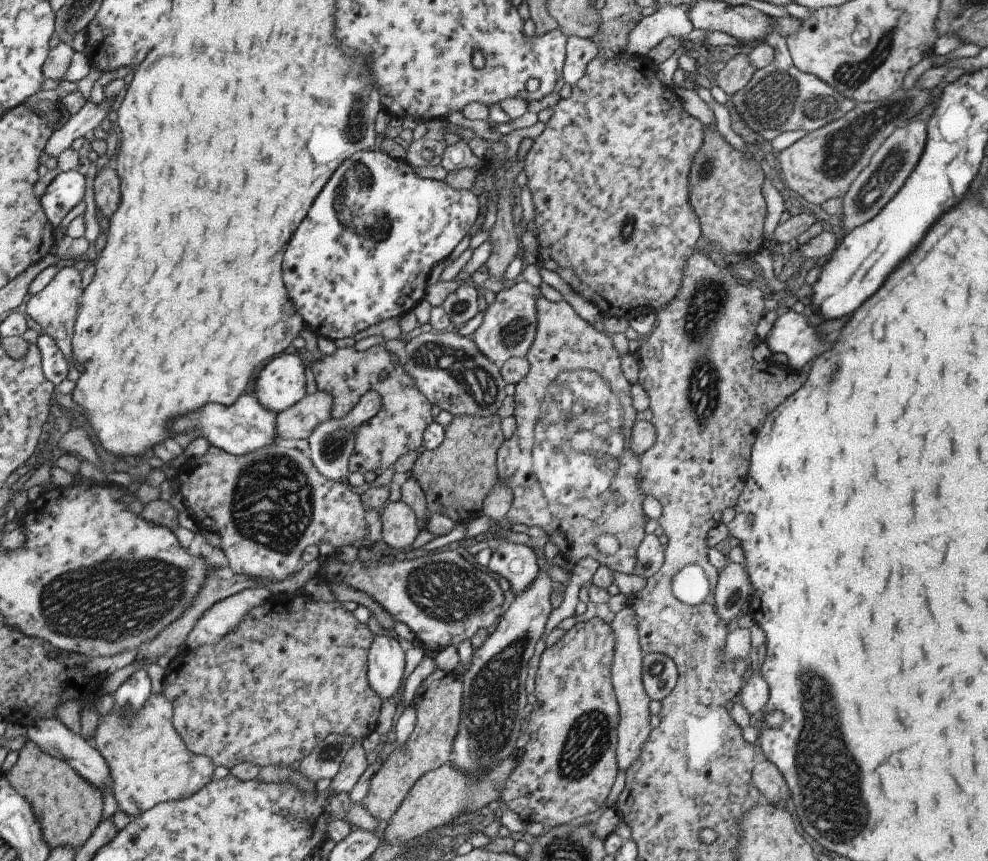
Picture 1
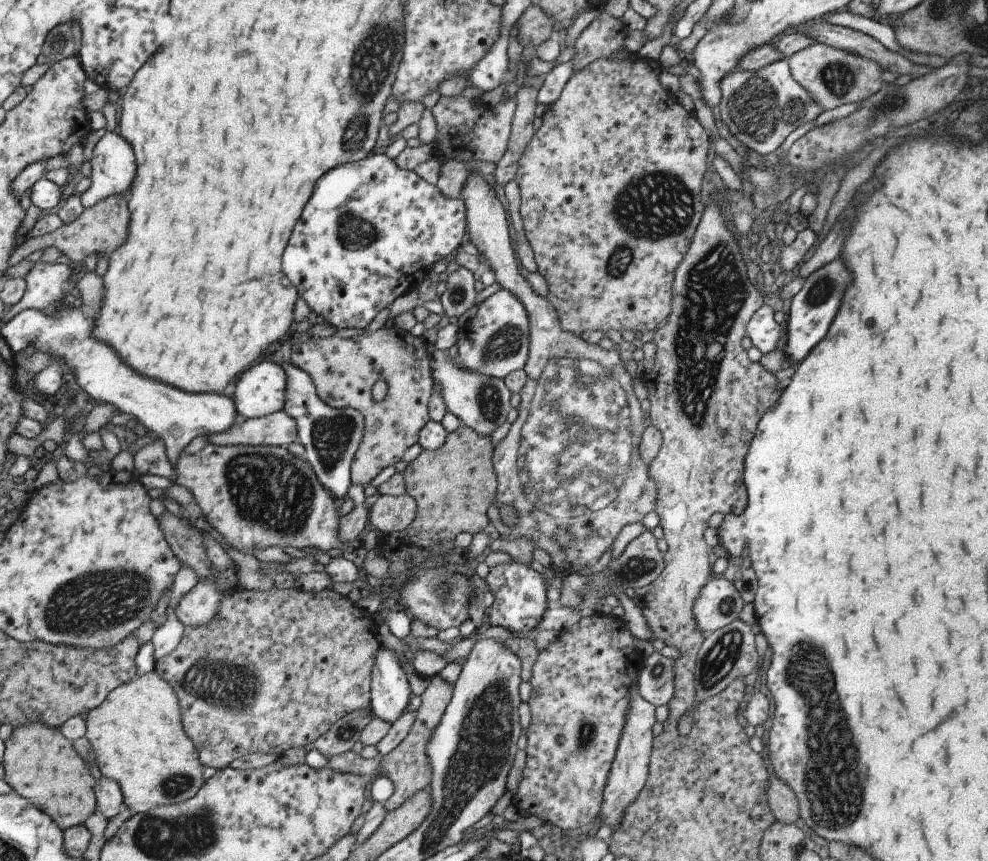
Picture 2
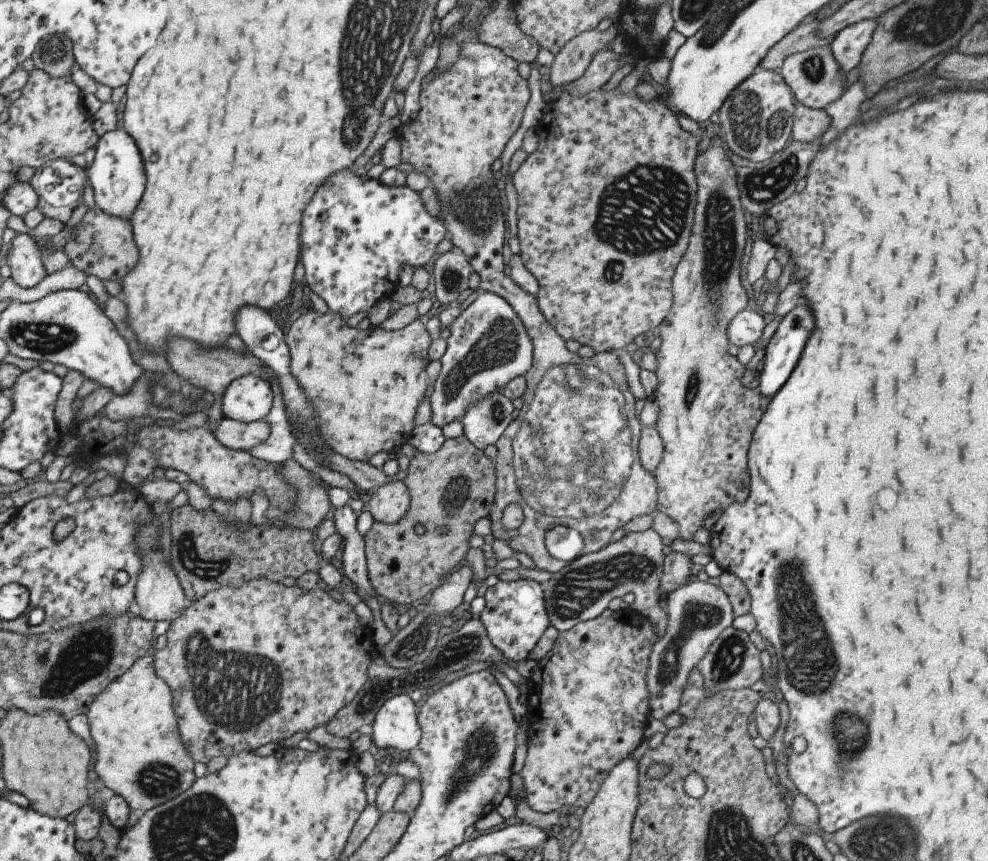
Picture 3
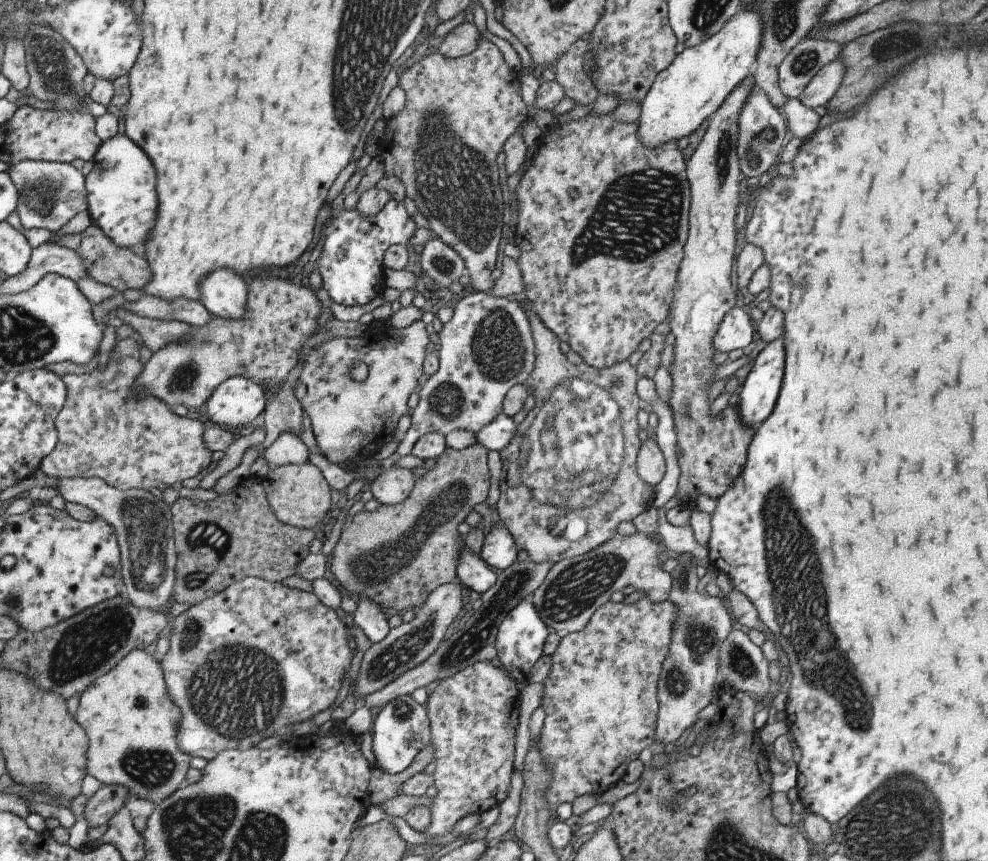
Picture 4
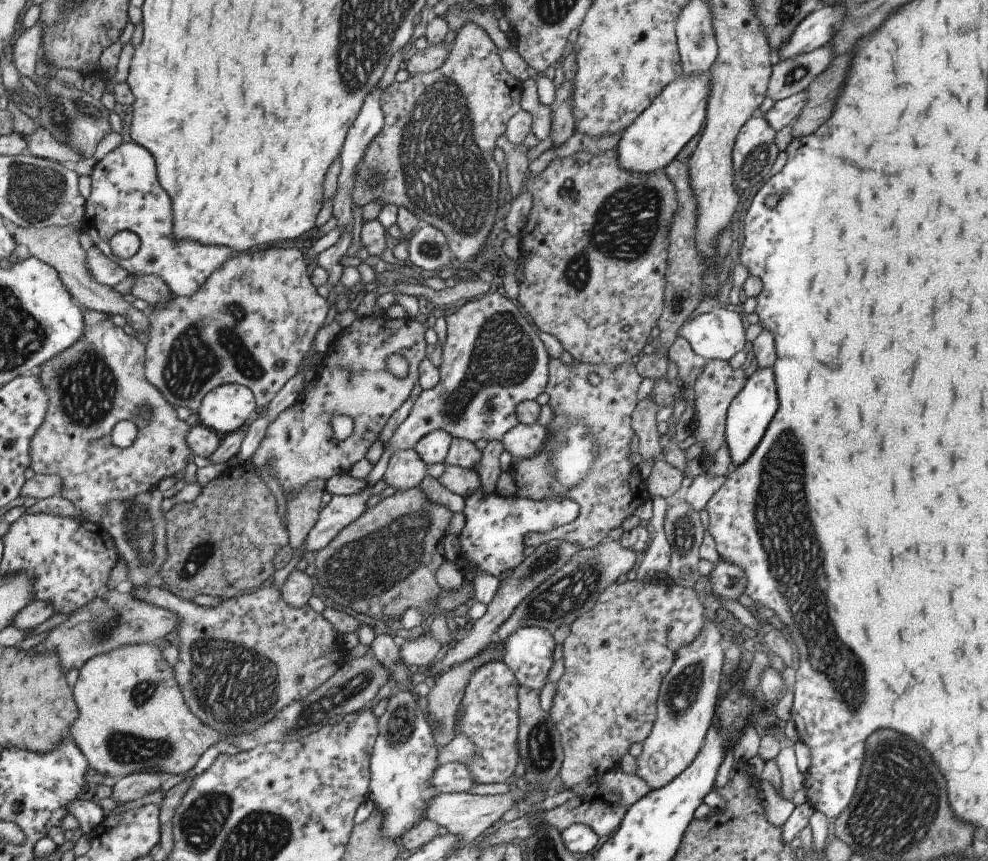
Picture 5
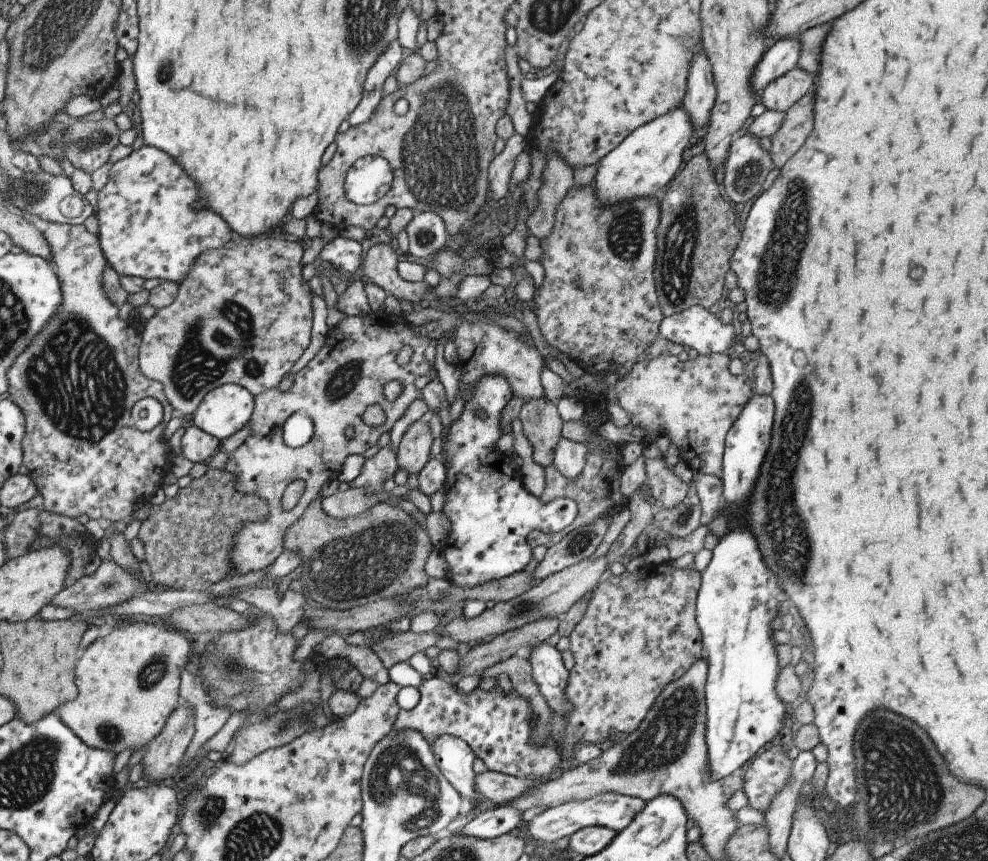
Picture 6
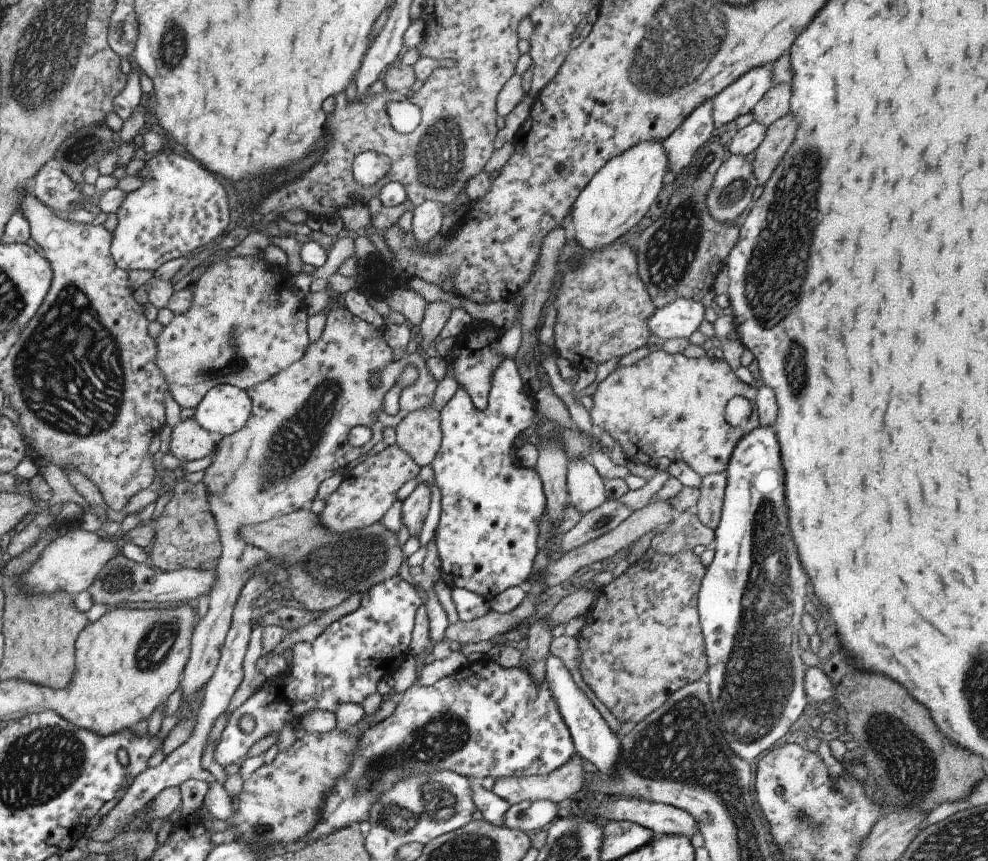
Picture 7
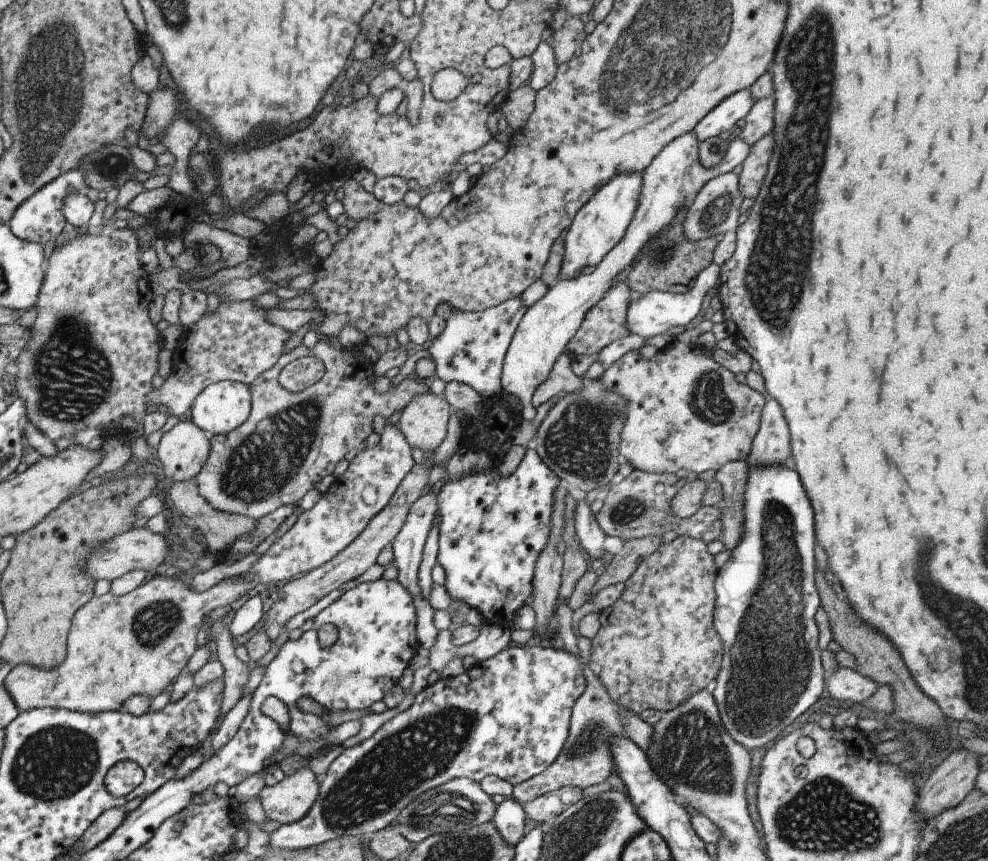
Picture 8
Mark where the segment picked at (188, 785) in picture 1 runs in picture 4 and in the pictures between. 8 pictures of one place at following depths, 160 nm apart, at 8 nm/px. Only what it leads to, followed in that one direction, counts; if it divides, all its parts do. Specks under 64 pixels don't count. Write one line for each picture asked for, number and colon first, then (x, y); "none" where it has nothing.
2: (136, 734)
3: (138, 755)
4: (130, 722)

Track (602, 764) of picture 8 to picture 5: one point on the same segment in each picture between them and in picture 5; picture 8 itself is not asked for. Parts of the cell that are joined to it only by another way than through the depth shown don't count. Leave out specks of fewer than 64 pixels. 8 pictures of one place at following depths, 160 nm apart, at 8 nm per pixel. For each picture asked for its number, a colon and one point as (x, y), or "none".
5: (453, 777)
6: (496, 787)
7: (569, 778)

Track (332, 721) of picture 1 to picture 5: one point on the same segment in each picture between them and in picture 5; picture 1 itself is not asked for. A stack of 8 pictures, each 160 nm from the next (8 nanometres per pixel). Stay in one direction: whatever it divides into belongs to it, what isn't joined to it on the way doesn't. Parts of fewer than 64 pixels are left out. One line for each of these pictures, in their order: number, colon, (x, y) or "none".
2: (270, 670)
3: (248, 666)
4: (243, 664)
5: (239, 663)

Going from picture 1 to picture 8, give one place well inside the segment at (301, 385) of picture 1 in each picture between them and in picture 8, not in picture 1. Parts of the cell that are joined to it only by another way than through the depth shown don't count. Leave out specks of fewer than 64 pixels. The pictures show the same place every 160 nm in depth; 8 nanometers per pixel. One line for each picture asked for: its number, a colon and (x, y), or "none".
2: (259, 390)
3: (248, 398)
4: (235, 401)
5: (226, 408)
6: (223, 411)
7: (224, 408)
8: (220, 407)

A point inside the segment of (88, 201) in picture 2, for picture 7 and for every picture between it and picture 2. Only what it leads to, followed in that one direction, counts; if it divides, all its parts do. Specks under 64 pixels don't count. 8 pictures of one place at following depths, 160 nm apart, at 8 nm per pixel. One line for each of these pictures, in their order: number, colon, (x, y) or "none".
3: (116, 176)
4: (120, 188)
5: (124, 194)
6: (147, 227)
7: (180, 207)

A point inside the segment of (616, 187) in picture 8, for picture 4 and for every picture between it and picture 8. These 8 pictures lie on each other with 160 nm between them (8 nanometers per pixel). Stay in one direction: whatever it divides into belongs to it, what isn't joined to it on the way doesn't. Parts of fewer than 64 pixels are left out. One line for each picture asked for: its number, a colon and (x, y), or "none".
4: (689, 90)
5: (676, 114)
6: (647, 158)
7: (618, 195)

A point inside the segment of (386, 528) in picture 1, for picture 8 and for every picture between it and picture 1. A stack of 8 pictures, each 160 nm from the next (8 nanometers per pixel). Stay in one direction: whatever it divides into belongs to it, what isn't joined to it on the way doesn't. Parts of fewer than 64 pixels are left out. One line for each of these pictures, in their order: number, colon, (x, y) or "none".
2: (389, 514)
3: (388, 503)
4: (391, 486)
5: (404, 470)
6: (413, 450)
7: (418, 433)
8: (423, 422)

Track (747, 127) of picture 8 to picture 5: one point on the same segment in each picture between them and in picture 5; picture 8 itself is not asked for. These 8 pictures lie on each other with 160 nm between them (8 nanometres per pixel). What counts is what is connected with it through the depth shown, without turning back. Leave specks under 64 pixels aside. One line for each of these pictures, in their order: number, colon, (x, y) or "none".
5: (792, 76)
6: (780, 94)
7: (774, 104)

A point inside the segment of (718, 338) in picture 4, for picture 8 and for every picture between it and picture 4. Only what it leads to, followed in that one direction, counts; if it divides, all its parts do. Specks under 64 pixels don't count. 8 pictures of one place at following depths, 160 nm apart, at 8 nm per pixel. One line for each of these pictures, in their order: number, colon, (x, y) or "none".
5: (718, 334)
6: (696, 328)
7: (680, 318)
8: (654, 312)

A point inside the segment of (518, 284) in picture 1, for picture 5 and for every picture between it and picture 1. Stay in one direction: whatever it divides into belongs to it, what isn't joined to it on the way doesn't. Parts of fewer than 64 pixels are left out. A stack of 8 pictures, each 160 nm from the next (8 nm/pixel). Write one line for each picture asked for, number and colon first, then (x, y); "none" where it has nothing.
2: (494, 342)
3: (487, 345)
4: (486, 347)
5: (492, 359)

